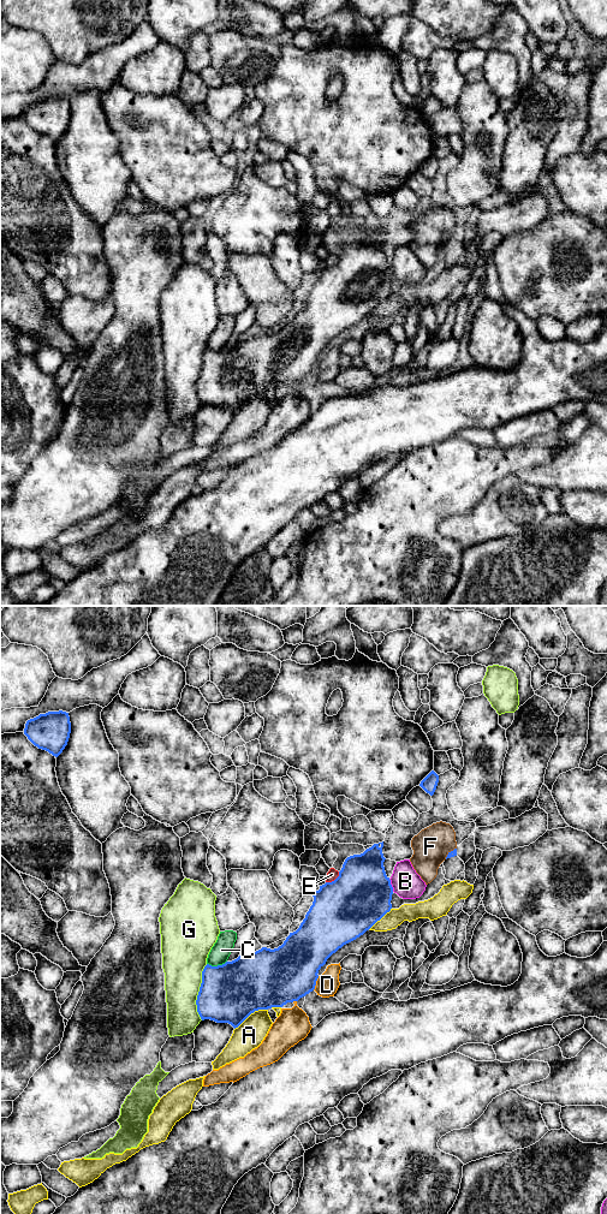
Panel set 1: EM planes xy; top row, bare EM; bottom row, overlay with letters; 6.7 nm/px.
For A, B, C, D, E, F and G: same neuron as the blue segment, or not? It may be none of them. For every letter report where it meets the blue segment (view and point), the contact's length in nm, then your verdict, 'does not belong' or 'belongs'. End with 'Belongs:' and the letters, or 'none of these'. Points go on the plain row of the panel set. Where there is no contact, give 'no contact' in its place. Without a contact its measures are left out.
A: xy (250, 398) | 260 nm | does not belong
B: xy (391, 269) | 90 nm | does not belong
C: xy (218, 350) | 140 nm | does not belong
D: xy (315, 368) | 100 nm | does not belong
E: xy (334, 265) | 120 nm | does not belong
F: xy (450, 237) | 110 nm | does not belong
G: xy (198, 376) | 380 nm | does not belong
Belongs: none of these

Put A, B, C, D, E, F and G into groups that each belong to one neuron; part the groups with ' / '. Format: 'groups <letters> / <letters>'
groups A / B / C / D / E / F / G

